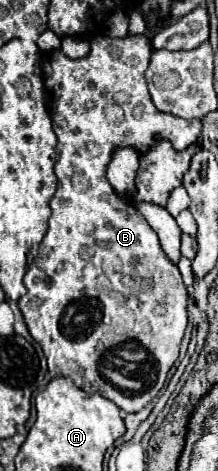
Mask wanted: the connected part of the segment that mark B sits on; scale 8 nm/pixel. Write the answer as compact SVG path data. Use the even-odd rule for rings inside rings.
M130 35L124 39L98 37L92 41L90 53L82 59L68 59L60 49L46 55L44 89L52 127L58 135L58 159L54 163L58 189L50 201L52 215L48 219L46 237L40 245L40 255L32 261L24 275L28 291L18 301L32 339L40 343L46 355L50 375L68 377L80 389L100 393L126 413L144 409L158 395L164 387L168 371L178 359L178 349L186 329L186 287L178 267L164 255L156 233L132 205L114 193L104 171L116 147L134 145L138 151L144 151L154 143L154 135L158 135L162 139L170 139L180 151L198 143L202 131L202 123L198 119L188 121L156 111L144 79L150 55L152 47L144 35ZM104 263L118 263L118 267L108 273ZM108 369L142 381L142 389L122 391L106 377Z

